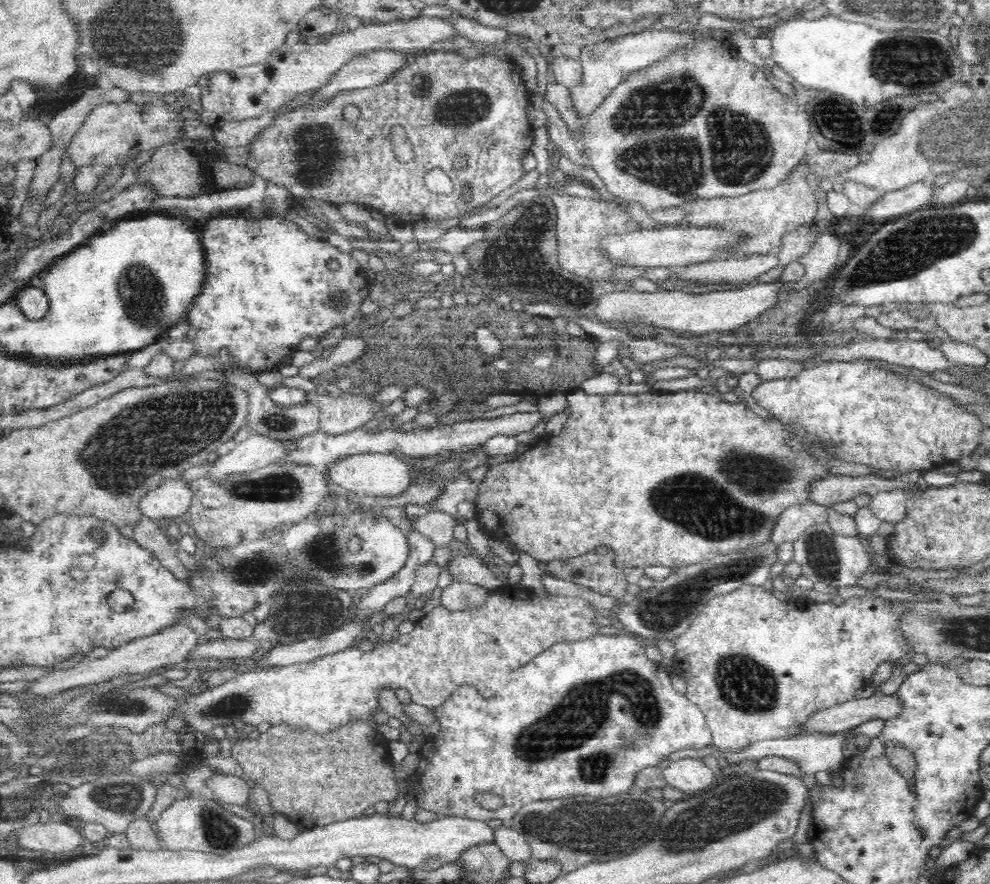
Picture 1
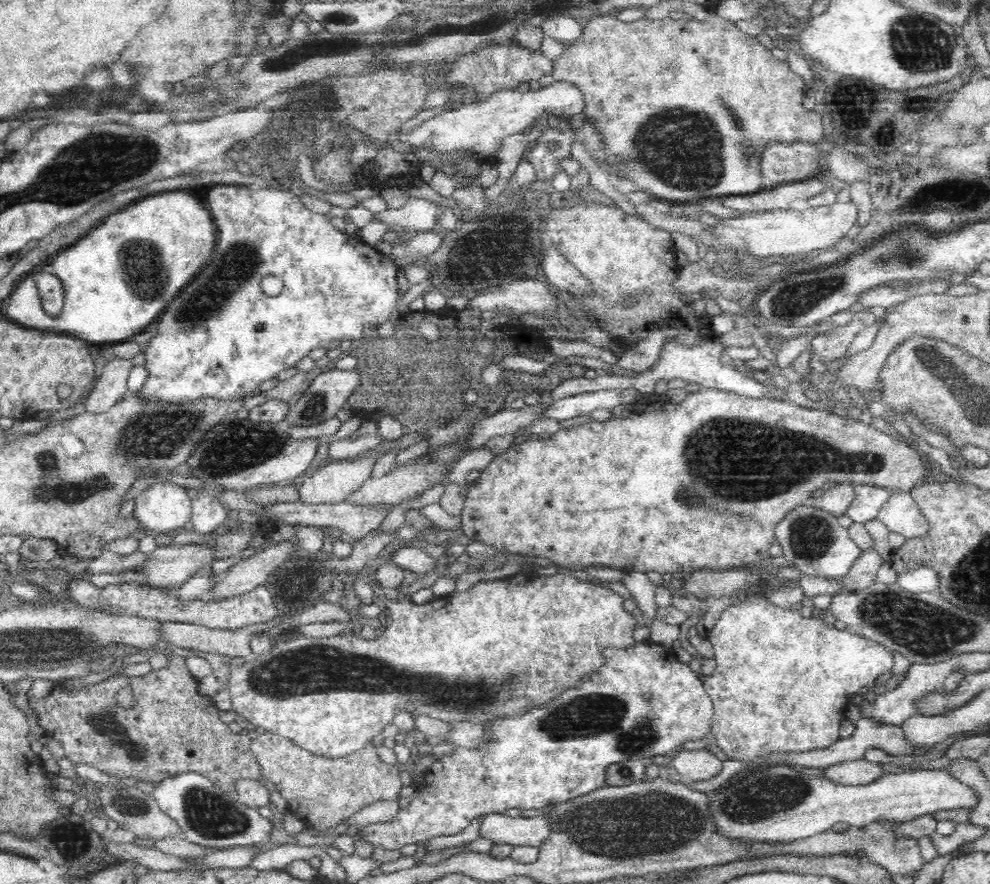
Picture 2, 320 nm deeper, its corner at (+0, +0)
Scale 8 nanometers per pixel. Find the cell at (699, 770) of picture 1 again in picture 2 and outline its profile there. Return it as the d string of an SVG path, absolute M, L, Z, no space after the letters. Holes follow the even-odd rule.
M679 750L670 764L681 777L693 781L714 778L723 767L723 762L710 751Z

